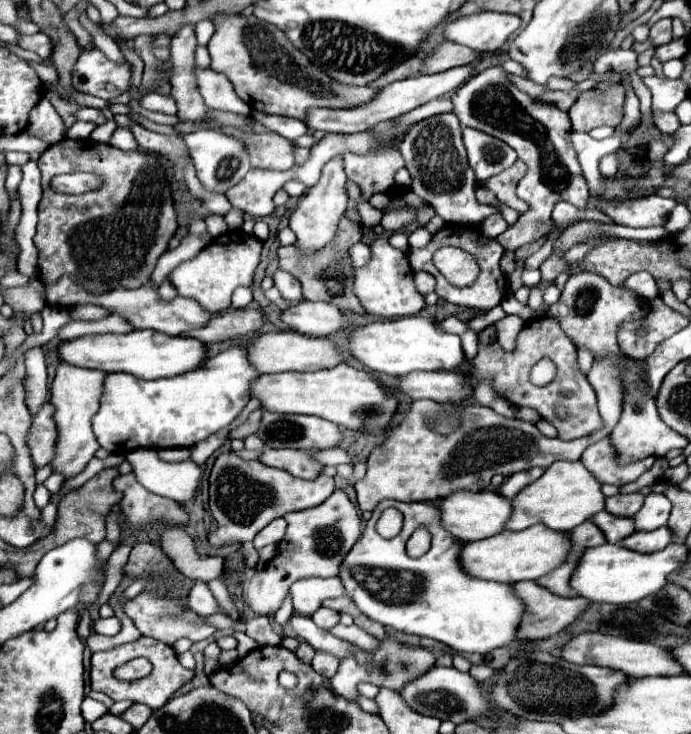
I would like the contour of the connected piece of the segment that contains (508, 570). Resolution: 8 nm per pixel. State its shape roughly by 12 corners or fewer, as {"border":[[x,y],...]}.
{"border":[[502,531],[462,547],[472,577],[540,579],[572,549],[570,531]]}

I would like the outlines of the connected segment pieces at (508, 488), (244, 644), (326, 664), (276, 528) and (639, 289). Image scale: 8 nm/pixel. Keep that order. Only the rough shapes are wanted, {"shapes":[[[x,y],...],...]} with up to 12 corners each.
{"shapes":[[[542,467],[508,477],[498,493],[514,497],[520,489],[542,477]],[[235,631],[238,657],[244,658],[259,645],[244,632]],[[314,657],[312,667],[324,677],[334,677],[338,659]],[[274,519],[256,537],[254,547],[278,543],[284,537],[286,521]],[[646,271],[628,277],[622,287],[644,299],[658,297],[656,279]]]}

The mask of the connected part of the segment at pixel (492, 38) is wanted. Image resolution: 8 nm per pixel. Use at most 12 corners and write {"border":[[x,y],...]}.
{"border":[[482,11],[446,25],[446,39],[496,51],[522,19]]}

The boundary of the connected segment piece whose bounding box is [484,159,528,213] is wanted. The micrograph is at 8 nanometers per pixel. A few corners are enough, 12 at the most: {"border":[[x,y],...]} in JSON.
{"border":[[518,159],[504,173],[486,179],[484,187],[494,191],[502,203],[528,209],[516,195],[516,185],[526,175]]}

